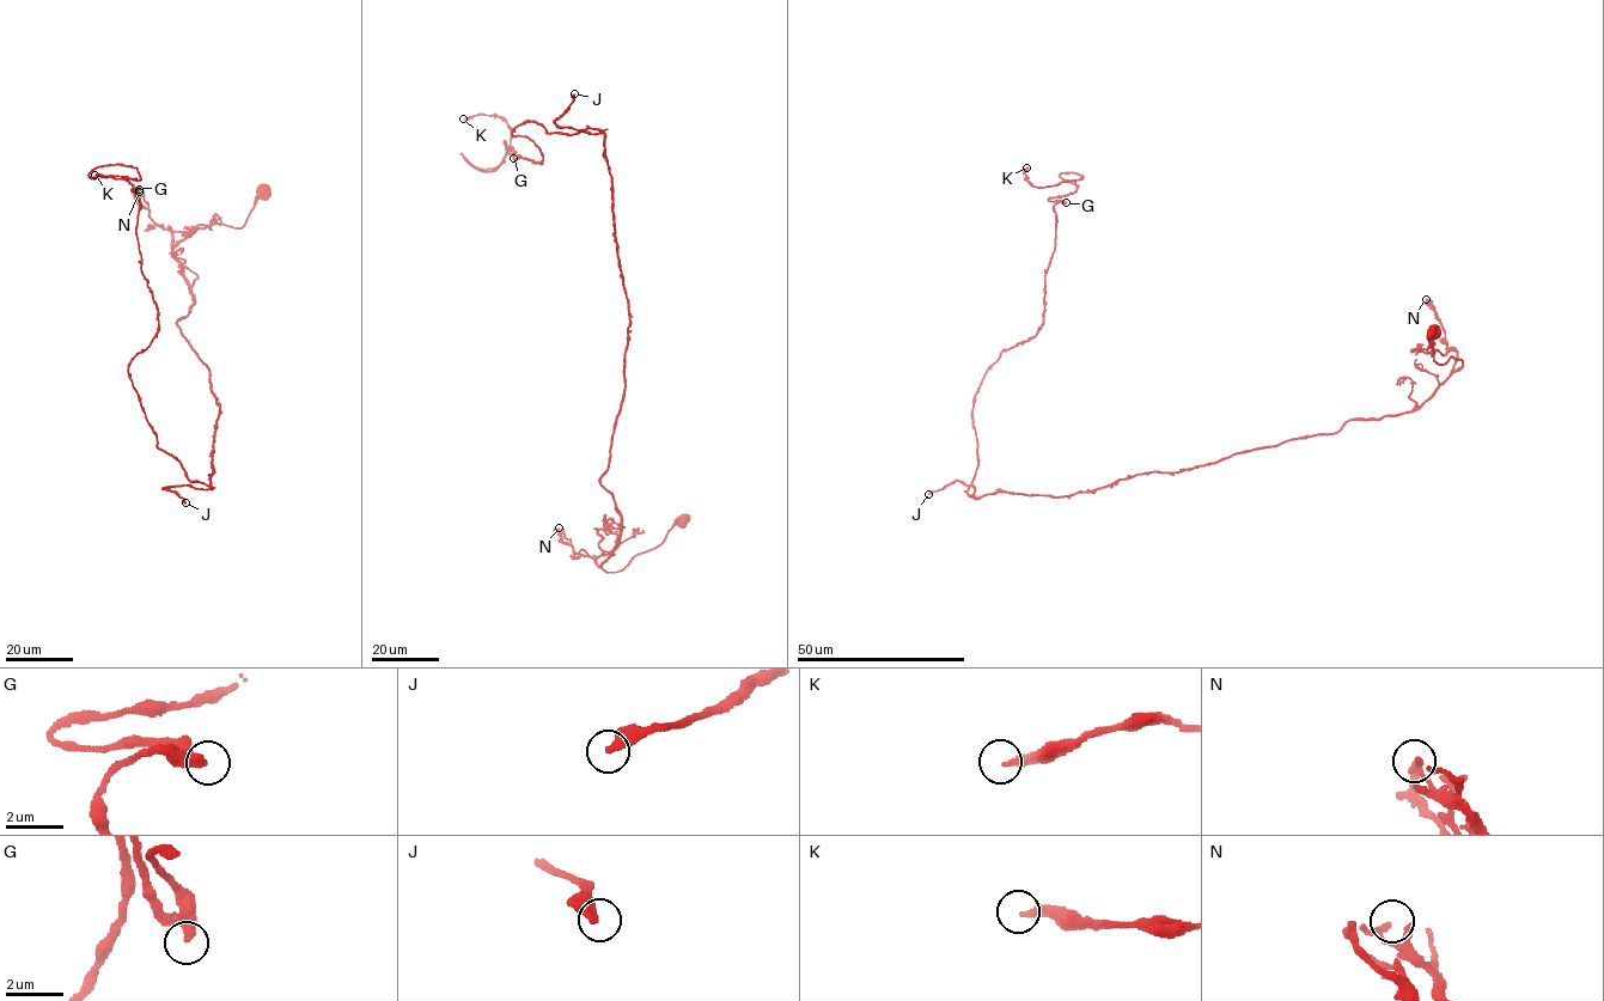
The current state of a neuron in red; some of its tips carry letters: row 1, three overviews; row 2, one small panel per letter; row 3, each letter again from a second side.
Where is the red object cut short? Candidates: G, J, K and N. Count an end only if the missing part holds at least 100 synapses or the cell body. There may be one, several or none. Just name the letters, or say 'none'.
J

